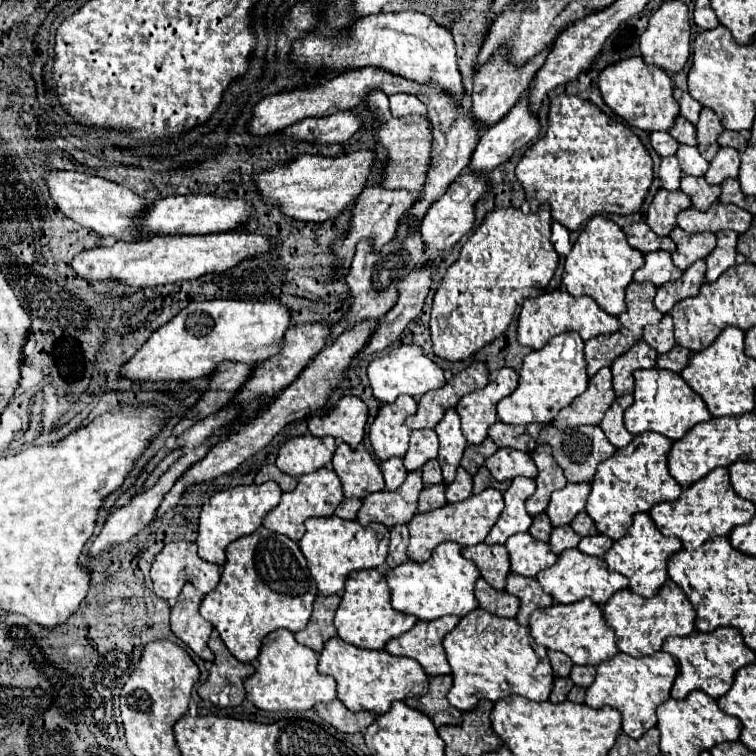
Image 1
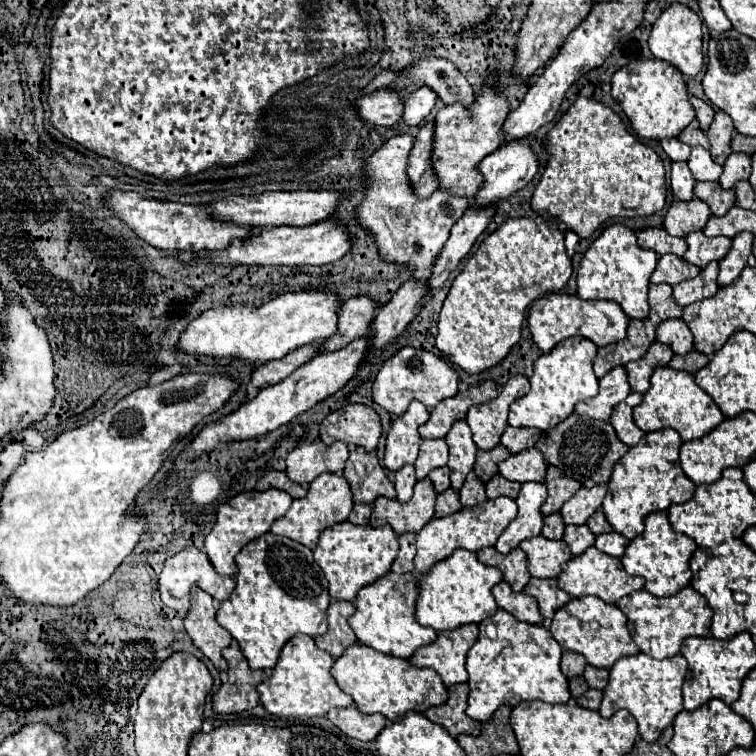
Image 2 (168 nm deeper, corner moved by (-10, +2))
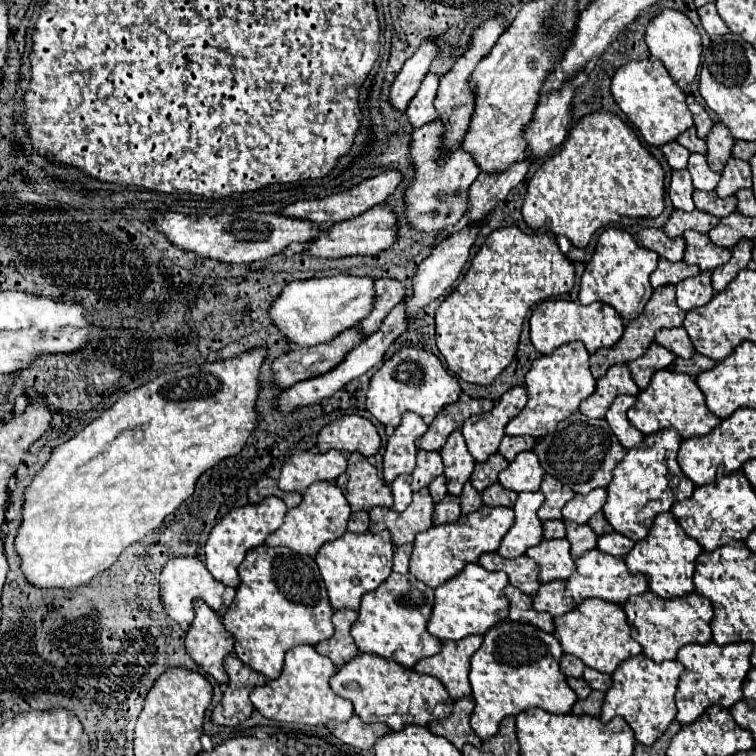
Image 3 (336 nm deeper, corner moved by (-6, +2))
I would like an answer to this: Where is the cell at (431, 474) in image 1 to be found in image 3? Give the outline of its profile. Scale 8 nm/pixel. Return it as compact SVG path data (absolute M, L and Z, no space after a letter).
M439 476L435 482L431 482L429 484L429 494L431 494L431 498L433 498L433 502L437 504L437 502L441 502L443 498L445 498L445 494L447 494L447 482L445 482L445 476Z

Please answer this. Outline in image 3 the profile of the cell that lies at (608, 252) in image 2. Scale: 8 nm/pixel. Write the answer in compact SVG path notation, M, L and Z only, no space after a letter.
M607 228L599 236L597 248L593 252L591 262L585 268L585 274L581 278L581 290L579 290L579 302L581 304L609 304L613 306L625 320L635 320L641 316L645 304L649 302L653 288L649 284L649 276L655 272L659 262L657 252L651 252L647 248L641 248L631 234L619 228Z

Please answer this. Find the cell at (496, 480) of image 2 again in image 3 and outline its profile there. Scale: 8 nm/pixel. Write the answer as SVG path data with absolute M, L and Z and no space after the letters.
M493 484L491 488L483 490L483 504L485 506L507 506L513 508L517 502L517 492L505 490L501 484Z

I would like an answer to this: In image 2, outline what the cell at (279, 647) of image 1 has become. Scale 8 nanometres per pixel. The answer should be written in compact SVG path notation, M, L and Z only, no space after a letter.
M297 634L289 638L289 642L283 646L279 660L273 668L273 674L259 684L261 704L269 714L275 714L279 718L301 718L301 716L325 716L331 708L339 706L351 706L353 700L347 696L331 676L329 668L333 666L331 654L319 650L311 636Z

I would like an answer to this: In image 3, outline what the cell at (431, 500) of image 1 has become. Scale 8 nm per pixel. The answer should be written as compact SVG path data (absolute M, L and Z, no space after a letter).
M447 494L437 506L435 506L435 514L433 514L433 524L447 524L447 522L455 522L461 516L461 506L459 506L459 498Z

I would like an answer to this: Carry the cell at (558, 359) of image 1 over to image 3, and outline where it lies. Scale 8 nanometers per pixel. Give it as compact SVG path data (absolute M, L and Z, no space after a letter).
M583 342L563 344L553 354L533 360L531 370L525 376L525 388L529 396L527 406L507 424L505 434L541 438L555 432L557 424L569 418L579 408L581 400L591 396L595 390L595 378L589 372L589 352L585 350Z

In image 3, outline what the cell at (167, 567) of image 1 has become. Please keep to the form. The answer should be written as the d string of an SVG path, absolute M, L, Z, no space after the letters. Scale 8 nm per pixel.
M171 558L167 562L167 566L163 568L161 572L161 600L163 600L163 606L167 610L167 614L183 628L183 630L189 630L191 622L193 622L193 600L201 598L209 608L213 610L219 610L221 604L223 604L223 592L225 592L225 586L221 582L217 582L209 570L205 568L205 564L197 558Z

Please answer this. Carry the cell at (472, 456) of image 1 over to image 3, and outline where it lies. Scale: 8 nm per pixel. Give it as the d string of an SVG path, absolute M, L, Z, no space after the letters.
M493 454L485 464L475 464L475 470L471 474L471 484L477 492L483 492L485 488L489 488L491 484L497 482L497 476L501 470L507 468L507 460L503 460L503 456Z

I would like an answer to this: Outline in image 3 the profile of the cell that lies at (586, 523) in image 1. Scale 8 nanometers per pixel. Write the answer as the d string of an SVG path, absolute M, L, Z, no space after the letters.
M597 512L597 514L589 520L589 526L593 528L593 532L595 532L597 536L603 536L603 534L607 534L607 532L611 532L611 530L613 530L613 526L605 520L603 512Z

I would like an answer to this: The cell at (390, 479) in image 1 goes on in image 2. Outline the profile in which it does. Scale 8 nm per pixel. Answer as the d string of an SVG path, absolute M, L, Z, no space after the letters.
M407 464L399 472L395 472L395 490L397 490L397 498L401 502L407 502L413 496L415 482L417 482L415 468L411 464Z

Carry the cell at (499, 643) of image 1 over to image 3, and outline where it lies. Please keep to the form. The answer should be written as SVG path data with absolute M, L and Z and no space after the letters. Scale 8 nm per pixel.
M503 620L495 624L485 634L483 646L471 660L469 682L475 700L471 728L475 734L487 740L499 732L499 724L505 716L517 716L527 708L543 708L551 714L569 714L577 702L577 696L559 670L561 656L561 644L553 634L523 622Z

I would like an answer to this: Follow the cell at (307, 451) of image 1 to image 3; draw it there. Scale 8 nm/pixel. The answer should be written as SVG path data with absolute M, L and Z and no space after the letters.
M329 450L327 454L321 452L299 452L291 456L279 476L279 488L285 492L299 492L303 494L313 482L327 480L335 482L339 474L347 468L347 458L339 450Z

